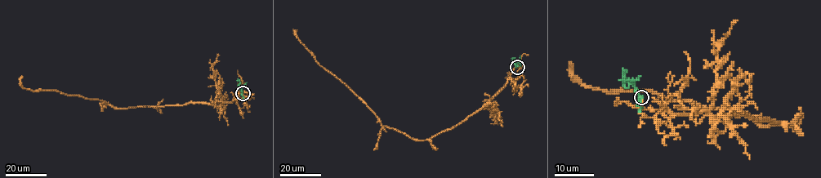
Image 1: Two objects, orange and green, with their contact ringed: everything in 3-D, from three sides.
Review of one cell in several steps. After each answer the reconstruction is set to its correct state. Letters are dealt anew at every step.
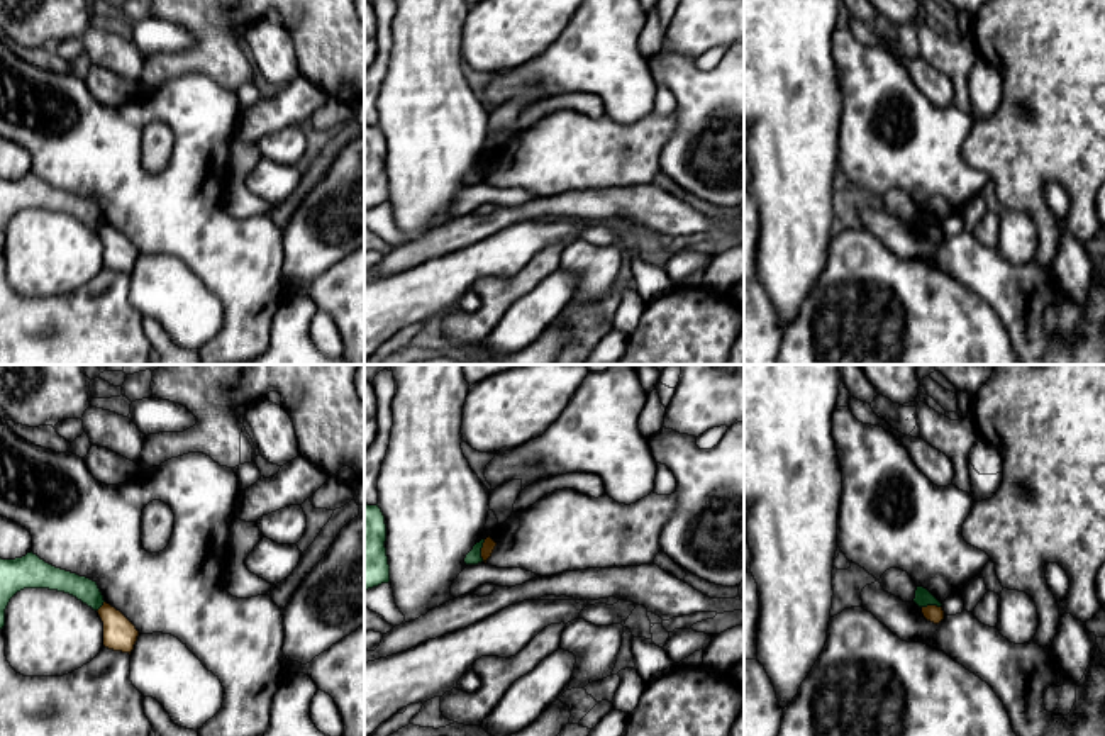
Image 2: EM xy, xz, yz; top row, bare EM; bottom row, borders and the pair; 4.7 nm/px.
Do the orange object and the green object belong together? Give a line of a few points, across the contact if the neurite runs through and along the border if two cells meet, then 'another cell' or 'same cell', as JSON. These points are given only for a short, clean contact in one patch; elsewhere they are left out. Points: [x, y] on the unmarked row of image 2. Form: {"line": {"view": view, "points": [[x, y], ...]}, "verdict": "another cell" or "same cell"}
{"verdict": "another cell"}

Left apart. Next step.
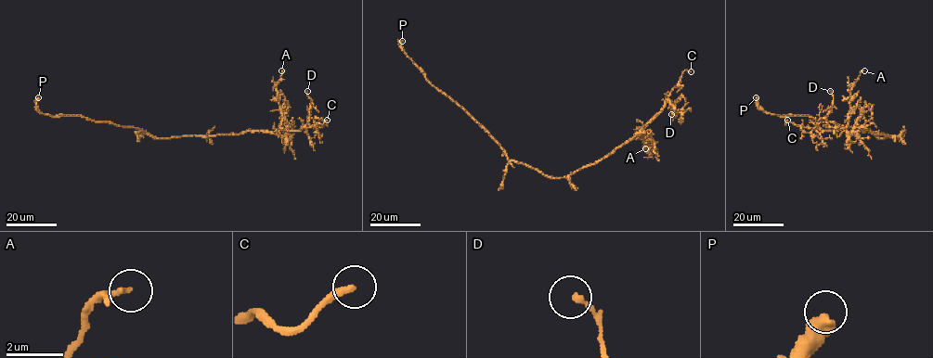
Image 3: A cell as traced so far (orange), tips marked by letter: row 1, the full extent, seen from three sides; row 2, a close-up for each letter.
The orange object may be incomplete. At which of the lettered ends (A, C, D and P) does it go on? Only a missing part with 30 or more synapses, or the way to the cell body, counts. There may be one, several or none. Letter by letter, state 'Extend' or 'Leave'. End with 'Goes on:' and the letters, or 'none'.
A: Leave
C: Extend
D: Leave
P: Leave
Goes on: C

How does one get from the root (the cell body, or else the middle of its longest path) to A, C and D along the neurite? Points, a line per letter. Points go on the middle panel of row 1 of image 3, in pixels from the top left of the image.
A: (537, 171), (549, 176), (566, 178), (607, 157), (641, 131), (645, 133), (641, 134), (645, 148)
C: (537, 171), (549, 176), (566, 178), (607, 157), (628, 142), (661, 109), (681, 73), (685, 70), (691, 71)
D: (537, 171), (566, 178), (628, 142), (667, 102), (676, 116), (671, 114)

